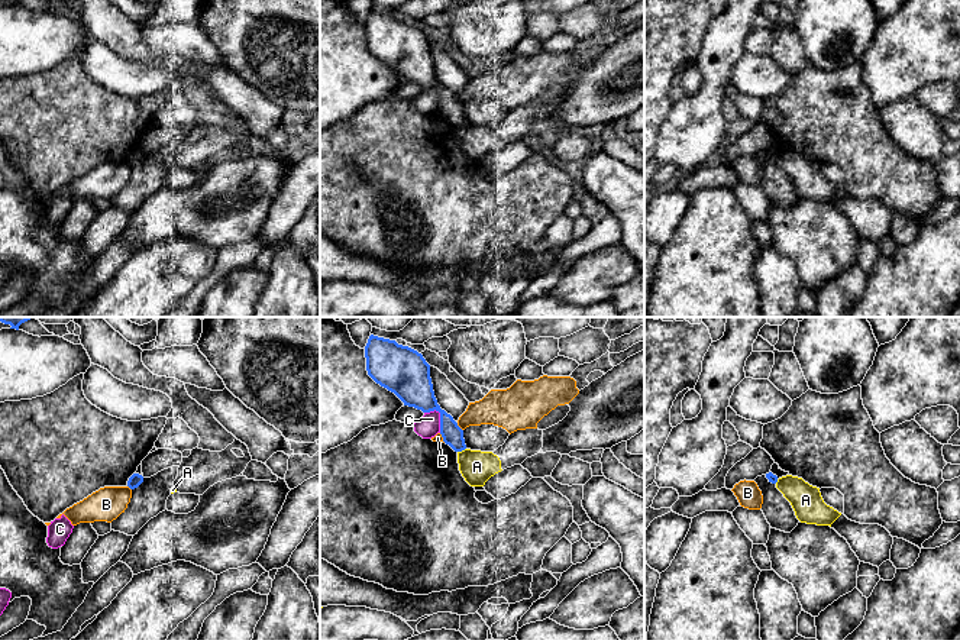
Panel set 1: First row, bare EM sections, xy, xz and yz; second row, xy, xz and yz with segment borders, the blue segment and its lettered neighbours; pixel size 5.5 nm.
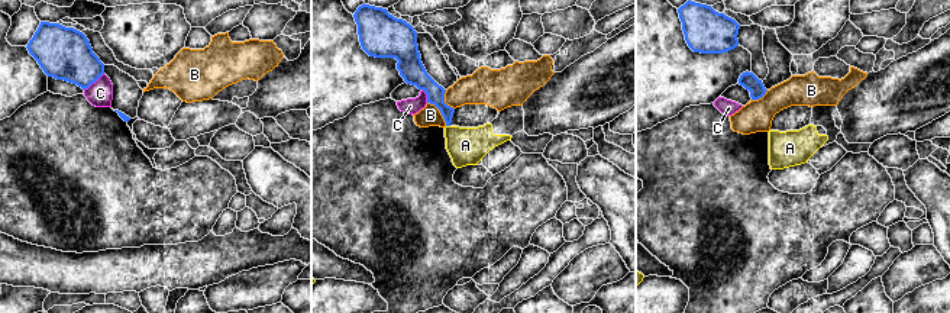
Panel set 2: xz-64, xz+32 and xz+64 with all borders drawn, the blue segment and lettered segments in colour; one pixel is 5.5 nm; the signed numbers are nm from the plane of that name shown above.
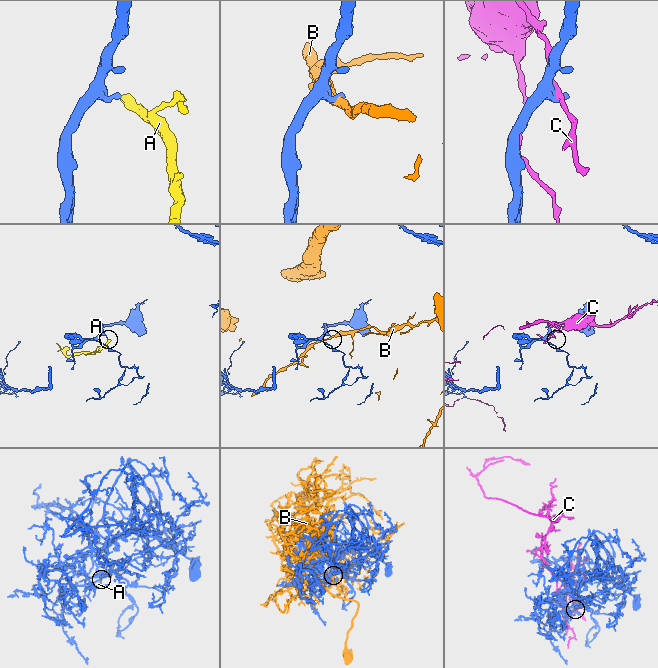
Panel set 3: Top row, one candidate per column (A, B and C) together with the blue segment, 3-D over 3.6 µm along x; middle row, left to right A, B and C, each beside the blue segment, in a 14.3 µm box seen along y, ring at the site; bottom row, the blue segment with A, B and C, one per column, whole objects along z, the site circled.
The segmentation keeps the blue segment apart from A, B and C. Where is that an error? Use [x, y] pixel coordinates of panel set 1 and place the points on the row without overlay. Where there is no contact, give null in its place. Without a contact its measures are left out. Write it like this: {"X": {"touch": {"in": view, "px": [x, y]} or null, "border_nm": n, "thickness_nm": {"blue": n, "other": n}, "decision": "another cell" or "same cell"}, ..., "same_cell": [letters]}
{"A": {"touch": {"in": "xz", "px": [461, 126]}, "border_nm": 50, "thickness_nm": {"blue": 120, "other": 180}, "decision": "another cell"}, "B": {"touch": {"in": "xz", "px": [459, 103]}, "border_nm": 60, "thickness_nm": {"blue": 120, "other": 200}, "decision": "another cell"}, "C": {"touch": {"in": "xz", "px": [440, 91]}, "border_nm": 150, "thickness_nm": {"blue": 220, "other": 120}, "decision": "another cell"}, "same_cell": []}

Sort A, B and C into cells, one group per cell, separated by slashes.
A / B / C

